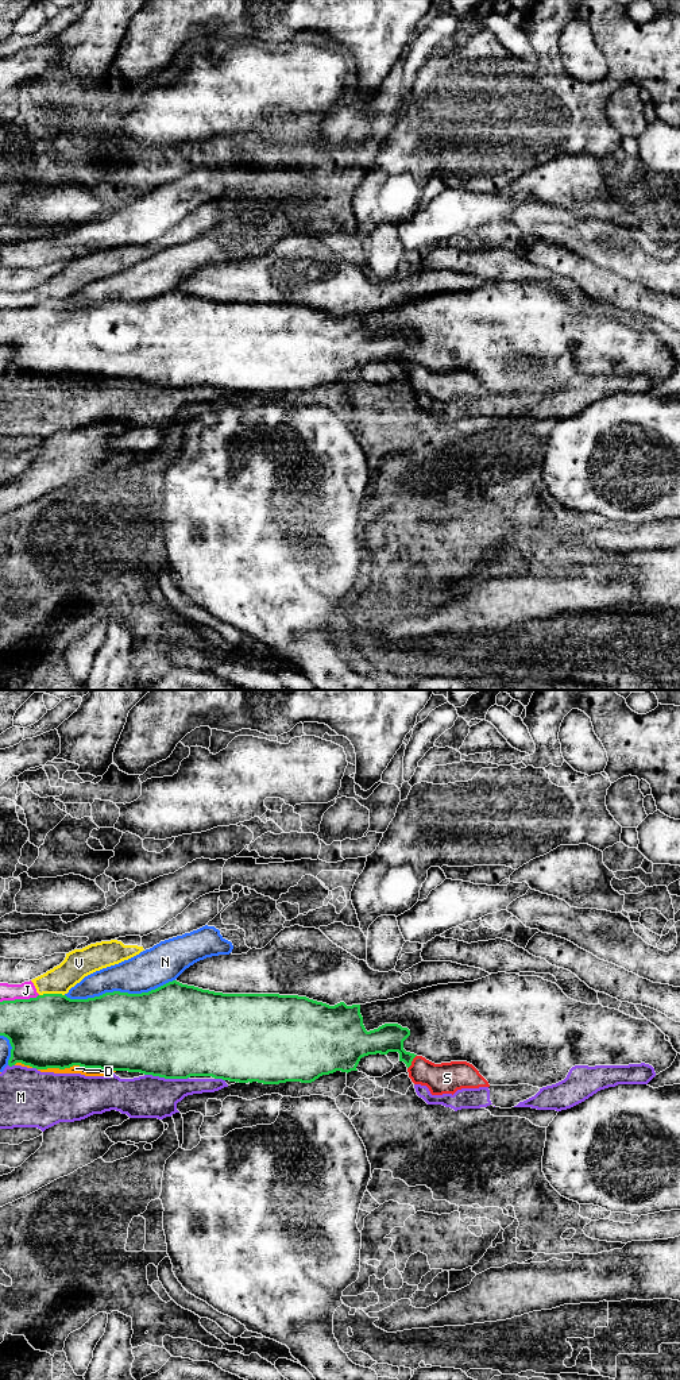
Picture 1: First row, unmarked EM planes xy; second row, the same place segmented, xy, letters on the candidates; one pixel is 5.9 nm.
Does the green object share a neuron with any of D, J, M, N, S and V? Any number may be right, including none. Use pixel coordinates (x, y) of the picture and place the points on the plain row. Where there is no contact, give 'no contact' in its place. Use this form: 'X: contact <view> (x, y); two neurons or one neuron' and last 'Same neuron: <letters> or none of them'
D: contact xy (77, 373); two neurons
J: contact xy (19, 308); two neurons
M: contact xy (166, 386); two neurons
N: contact xy (119, 300); two neurons
S: contact xy (412, 369); one neuron
V: contact xy (51, 303); two neurons
Same neuron: S

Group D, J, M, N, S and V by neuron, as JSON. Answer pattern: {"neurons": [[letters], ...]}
{"neurons": [["D"], ["J", "V"], ["M"], ["N"], ["S"]]}

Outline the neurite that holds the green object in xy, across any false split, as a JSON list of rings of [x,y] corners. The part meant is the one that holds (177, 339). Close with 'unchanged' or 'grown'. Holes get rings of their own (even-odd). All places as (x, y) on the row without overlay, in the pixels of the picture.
[[[177,289],[169,290],[155,298],[142,302],[128,302],[128,301],[105,301],[100,305],[88,308],[70,308],[62,302],[43,302],[36,307],[30,308],[15,308],[0,311],[0,344],[9,348],[12,355],[11,366],[8,374],[12,375],[16,371],[30,374],[36,378],[47,377],[70,377],[73,374],[80,374],[84,377],[100,377],[104,379],[128,379],[140,381],[144,383],[159,385],[165,388],[188,388],[190,385],[212,385],[215,388],[223,388],[239,392],[263,392],[263,393],[279,393],[286,390],[301,390],[312,392],[322,383],[329,383],[336,379],[351,381],[358,379],[356,375],[362,366],[368,363],[387,363],[389,361],[398,361],[399,370],[403,370],[407,375],[409,386],[414,393],[426,394],[432,404],[455,402],[461,397],[479,397],[490,396],[488,390],[479,382],[479,379],[467,370],[451,370],[434,373],[422,365],[406,361],[403,358],[403,350],[410,344],[407,336],[402,336],[398,332],[385,332],[378,338],[367,340],[363,334],[363,325],[360,323],[360,313],[347,315],[340,311],[335,315],[329,315],[322,311],[309,308],[306,305],[298,304],[279,304],[279,302],[223,302],[209,298],[202,298],[194,294],[182,293]]]; grown

